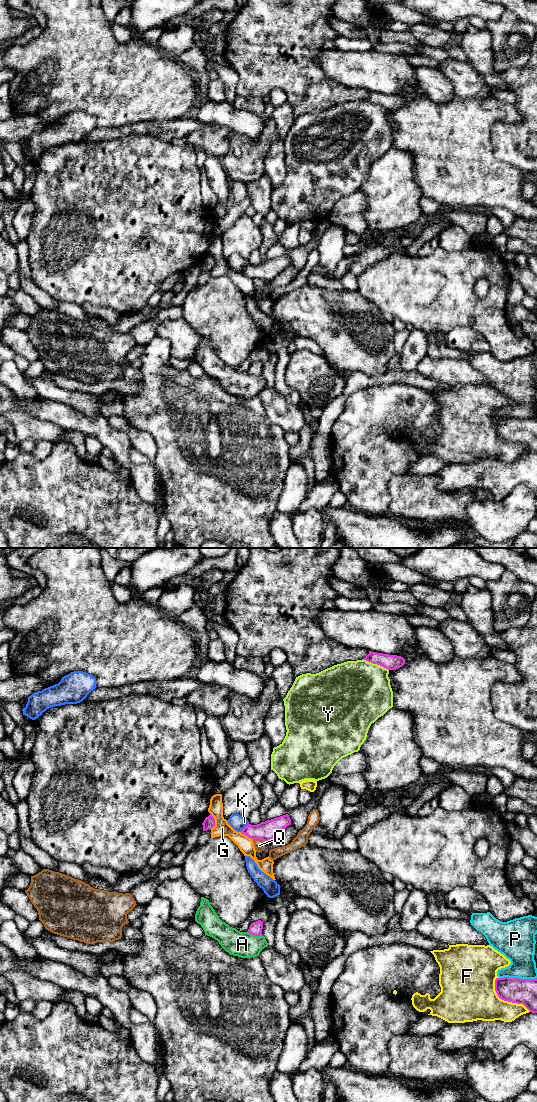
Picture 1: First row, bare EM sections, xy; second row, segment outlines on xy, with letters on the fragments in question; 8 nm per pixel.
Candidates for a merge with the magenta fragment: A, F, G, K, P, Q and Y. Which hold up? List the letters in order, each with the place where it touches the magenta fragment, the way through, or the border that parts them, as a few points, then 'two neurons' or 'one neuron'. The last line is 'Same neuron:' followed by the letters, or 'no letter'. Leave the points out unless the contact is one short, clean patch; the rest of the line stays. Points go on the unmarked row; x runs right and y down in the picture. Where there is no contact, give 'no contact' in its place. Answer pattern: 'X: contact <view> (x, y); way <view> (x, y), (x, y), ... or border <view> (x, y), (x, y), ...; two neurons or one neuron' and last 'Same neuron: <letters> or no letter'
A: contact xy (254, 374); two neurons
F: contact xy (505, 440); two neurons
G: contact xy (214, 261); border xy (210, 253), (214, 259), (214, 266), (211, 269); two neurons
K: contact xy (245, 267); border xy (248, 263), (240, 271); two neurons
P: contact xy (518, 418); two neurons
Q: contact xy (259, 278); border xy (253, 278), (259, 278), (265, 282); two neurons
Y: contact xy (375, 103); two neurons
Same neuron: no letter

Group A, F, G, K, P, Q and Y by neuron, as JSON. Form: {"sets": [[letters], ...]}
{"sets": [["A"], ["F"], ["G"], ["K"], ["P"], ["Q"], ["Y"]]}

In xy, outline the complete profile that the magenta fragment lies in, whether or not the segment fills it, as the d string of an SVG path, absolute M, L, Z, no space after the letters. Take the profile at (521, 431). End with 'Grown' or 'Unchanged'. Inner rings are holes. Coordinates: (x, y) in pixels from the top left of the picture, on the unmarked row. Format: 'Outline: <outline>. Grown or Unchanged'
Outline: M496 418L495 431L500 439L523 444L530 452L537 453L537 418Z. Unchanged

